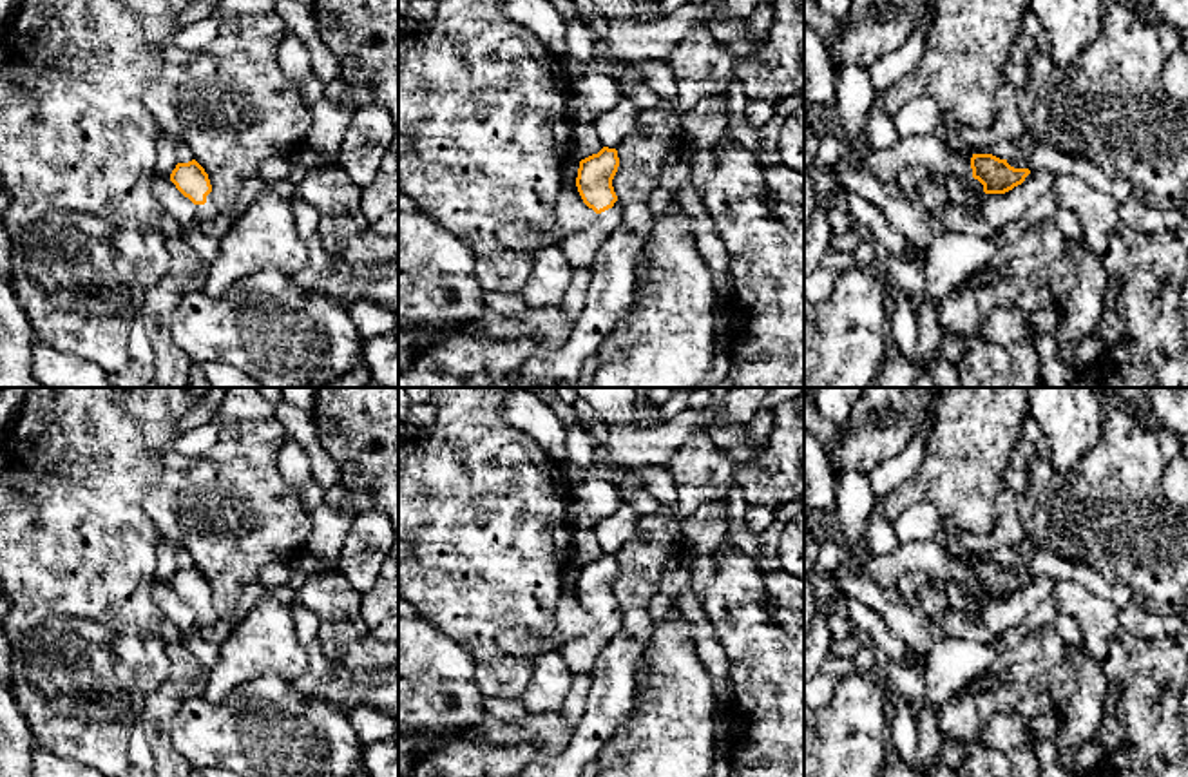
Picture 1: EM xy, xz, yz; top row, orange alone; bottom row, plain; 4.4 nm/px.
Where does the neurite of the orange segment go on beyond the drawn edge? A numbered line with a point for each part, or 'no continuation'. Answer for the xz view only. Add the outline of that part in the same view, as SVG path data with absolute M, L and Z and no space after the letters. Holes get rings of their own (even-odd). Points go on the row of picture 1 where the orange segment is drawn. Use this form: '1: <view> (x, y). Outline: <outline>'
1: xz (580, 249). Outline: M616 201L612 208L598 214L589 226L565 237L560 248L570 266L574 270L587 268L592 272L599 246L610 237L621 219L623 208L619 201Z

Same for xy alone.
1: xy (203, 212). Outline: M212 192L206 196L206 203L205 205L196 205L196 223L208 221L208 219L212 219L212 217L216 217L219 214L221 212L219 212L219 208L217 208L217 205L214 201Z

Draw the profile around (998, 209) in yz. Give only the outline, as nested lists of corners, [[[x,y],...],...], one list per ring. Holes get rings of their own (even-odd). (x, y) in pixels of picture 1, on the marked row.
[[[1047,168],[1030,170],[1025,181],[1005,194],[983,194],[980,214],[994,228],[1018,221],[1052,188],[1054,172]]]

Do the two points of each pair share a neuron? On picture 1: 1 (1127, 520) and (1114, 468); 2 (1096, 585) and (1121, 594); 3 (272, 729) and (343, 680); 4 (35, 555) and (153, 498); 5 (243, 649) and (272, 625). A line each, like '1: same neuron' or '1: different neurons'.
1: same neuron
2: same neuron
3: different neurons
4: different neurons
5: same neuron

